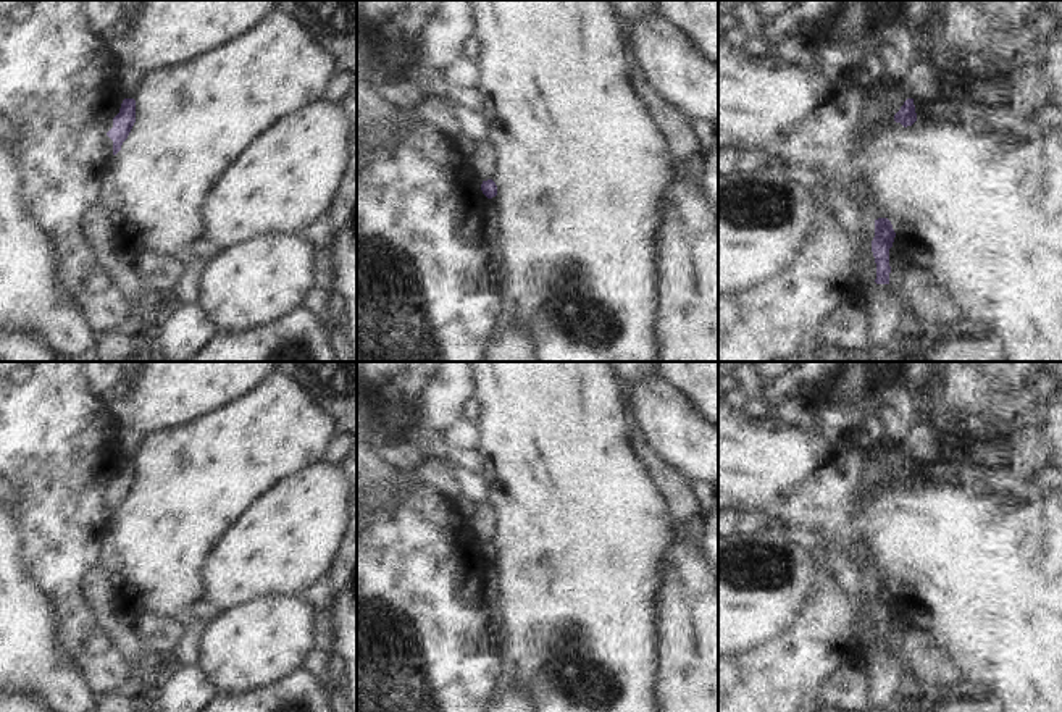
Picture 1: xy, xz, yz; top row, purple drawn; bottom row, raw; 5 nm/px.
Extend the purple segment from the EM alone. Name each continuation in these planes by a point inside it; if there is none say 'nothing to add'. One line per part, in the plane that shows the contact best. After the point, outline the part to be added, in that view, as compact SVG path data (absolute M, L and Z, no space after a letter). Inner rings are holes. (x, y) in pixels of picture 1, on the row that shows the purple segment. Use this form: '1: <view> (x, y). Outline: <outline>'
nothing to add.

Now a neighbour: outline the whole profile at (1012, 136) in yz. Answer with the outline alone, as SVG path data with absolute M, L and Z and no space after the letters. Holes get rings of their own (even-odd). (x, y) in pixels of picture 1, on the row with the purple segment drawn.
M975 123L972 126L973 132L983 132L993 139L999 139L1002 142L1009 142L1012 145L1022 145L1026 139L1017 129L997 129L993 126L981 126Z

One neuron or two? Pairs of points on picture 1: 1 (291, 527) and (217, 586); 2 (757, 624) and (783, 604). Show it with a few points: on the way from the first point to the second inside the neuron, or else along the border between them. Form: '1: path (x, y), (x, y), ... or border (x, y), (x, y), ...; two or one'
1: path (273, 544), (234, 577); one
2: path (764, 617), (777, 604); one

